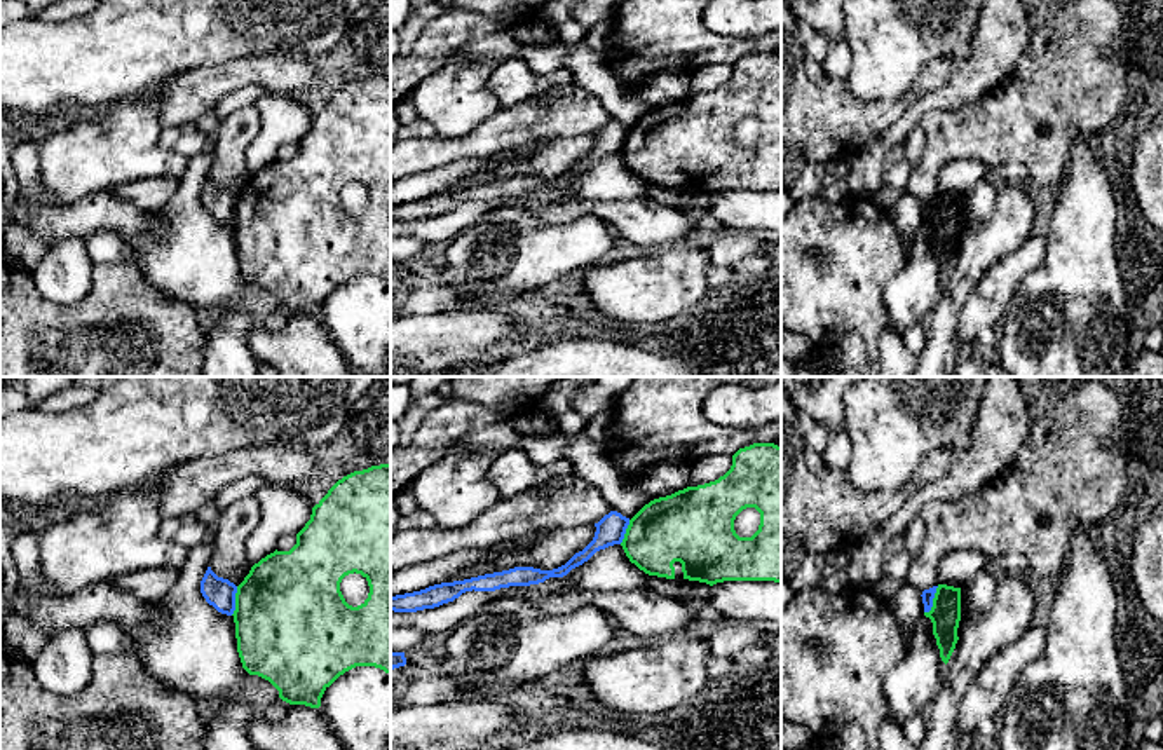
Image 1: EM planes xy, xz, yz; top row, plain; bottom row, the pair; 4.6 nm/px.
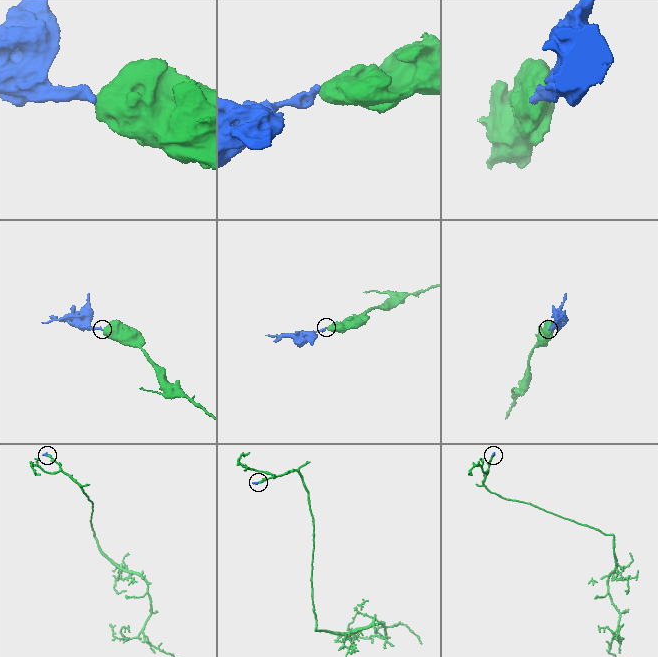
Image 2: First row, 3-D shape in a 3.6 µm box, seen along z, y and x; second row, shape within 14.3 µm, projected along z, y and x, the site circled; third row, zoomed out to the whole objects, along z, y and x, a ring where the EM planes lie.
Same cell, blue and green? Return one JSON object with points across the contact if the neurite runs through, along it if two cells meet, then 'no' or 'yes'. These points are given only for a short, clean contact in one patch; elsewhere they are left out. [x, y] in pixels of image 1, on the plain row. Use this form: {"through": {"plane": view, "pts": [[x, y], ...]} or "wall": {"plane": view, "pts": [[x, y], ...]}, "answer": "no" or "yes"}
{"wall": {"plane": "yz", "pts": [[938, 196], [933, 215], [924, 222]]}, "answer": "no"}

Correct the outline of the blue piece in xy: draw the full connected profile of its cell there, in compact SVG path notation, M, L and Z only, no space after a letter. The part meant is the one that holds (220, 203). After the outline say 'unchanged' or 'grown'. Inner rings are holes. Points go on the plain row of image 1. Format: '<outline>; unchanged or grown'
M207 176L202 190L201 202L209 215L218 222L232 225L235 220L235 202L237 195L228 188L218 187L211 176Z; unchanged

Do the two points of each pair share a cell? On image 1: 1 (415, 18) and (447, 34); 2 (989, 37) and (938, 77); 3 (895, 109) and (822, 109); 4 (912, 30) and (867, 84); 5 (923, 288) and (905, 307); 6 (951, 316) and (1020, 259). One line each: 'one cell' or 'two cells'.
1: two cells
2: two cells
3: one cell
4: one cell
5: one cell
6: two cells

